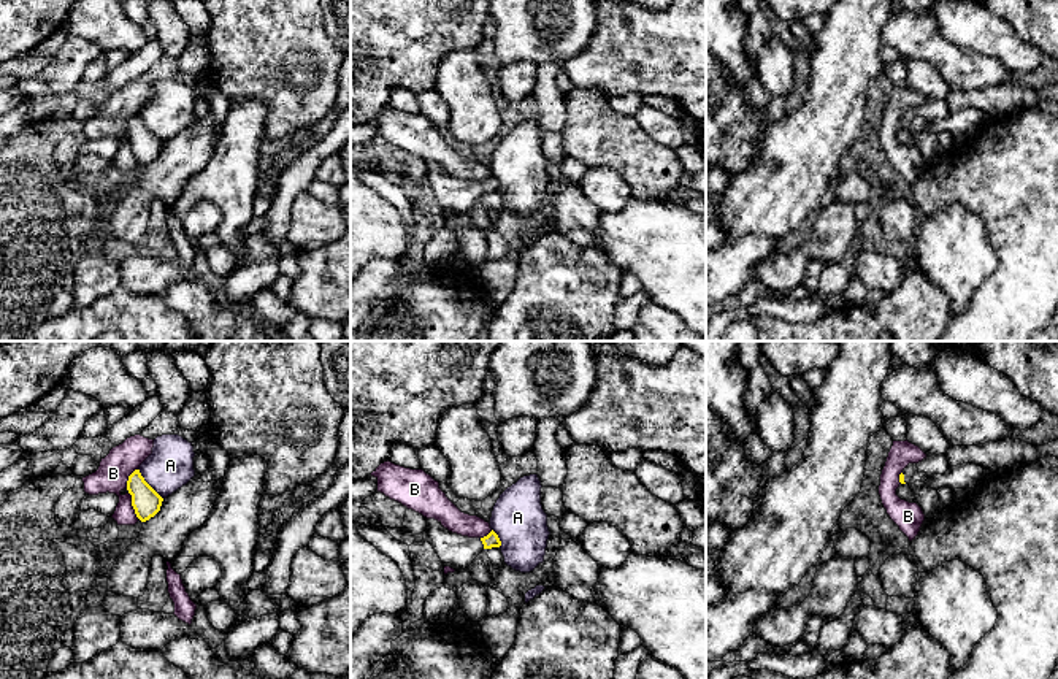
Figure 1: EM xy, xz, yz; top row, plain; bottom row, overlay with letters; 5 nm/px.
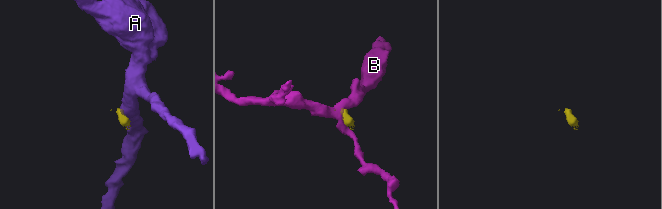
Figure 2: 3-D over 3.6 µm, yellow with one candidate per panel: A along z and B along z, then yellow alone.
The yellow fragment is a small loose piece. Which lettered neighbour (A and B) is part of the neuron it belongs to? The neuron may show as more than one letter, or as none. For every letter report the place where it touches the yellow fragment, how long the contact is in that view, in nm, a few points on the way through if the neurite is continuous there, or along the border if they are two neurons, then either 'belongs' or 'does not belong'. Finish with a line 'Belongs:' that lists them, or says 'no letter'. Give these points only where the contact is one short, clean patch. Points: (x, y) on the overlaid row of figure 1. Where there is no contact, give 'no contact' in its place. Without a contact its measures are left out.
A: xy (148, 484) | 200 nm | along xy (138, 468), (143, 479), (162, 498) | does not belong
B: xy (132, 505) | 140 nm | along xy (129, 492), (134, 513), (138, 517) | does not belong
Belongs: no letter

